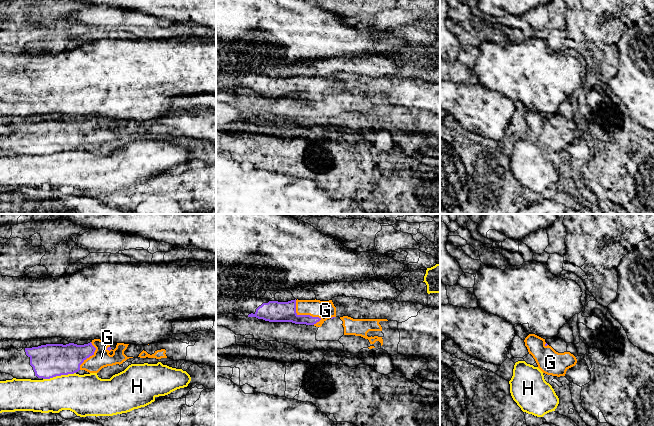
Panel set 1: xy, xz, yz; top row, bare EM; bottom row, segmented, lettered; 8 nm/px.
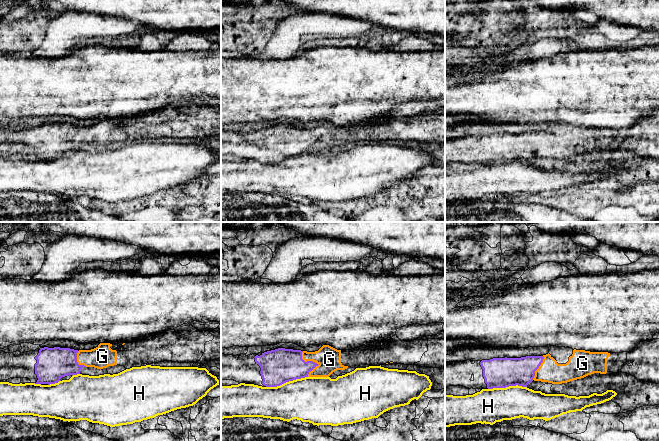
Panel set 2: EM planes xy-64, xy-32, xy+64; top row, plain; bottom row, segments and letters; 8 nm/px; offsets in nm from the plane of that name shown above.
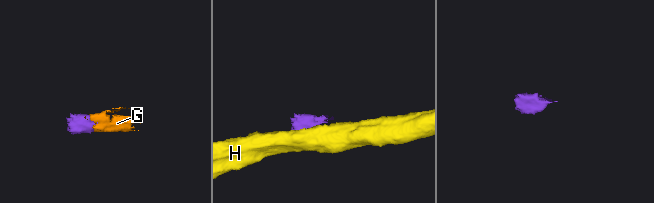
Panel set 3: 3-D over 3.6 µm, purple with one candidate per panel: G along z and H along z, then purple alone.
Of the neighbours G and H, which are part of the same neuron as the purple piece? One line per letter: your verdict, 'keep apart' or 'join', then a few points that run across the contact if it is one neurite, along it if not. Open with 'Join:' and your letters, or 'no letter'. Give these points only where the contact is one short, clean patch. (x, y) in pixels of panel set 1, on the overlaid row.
Join: G
G: join
H: keep apart | xy (75, 372), (43, 379)

